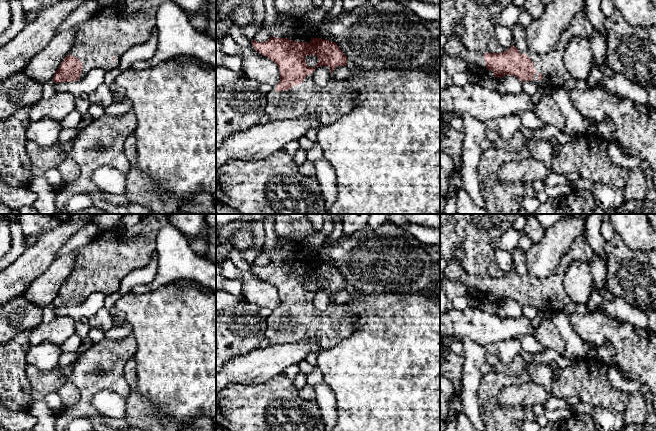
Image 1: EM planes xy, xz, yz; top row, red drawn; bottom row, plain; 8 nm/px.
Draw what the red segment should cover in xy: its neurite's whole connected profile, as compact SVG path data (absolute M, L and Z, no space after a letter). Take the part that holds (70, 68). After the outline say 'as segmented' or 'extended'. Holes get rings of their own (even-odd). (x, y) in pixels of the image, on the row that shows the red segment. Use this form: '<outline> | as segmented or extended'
M136 0L127 5L120 2L100 6L90 19L76 26L77 37L74 45L60 63L52 81L77 81L94 68L101 68L105 72L118 68L126 51L148 41L152 29L156 26L157 11L163 1L166 0Z | extended

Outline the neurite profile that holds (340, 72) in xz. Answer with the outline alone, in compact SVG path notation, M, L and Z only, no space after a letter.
M337 66L330 74L330 78L336 78L338 80L345 80L351 75L351 70L347 66Z

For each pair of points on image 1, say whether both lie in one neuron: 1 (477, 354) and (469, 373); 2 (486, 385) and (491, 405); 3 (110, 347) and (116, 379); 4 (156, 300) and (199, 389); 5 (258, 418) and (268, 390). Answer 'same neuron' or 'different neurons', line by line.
1: same neuron
2: same neuron
3: same neuron
4: same neuron
5: same neuron

